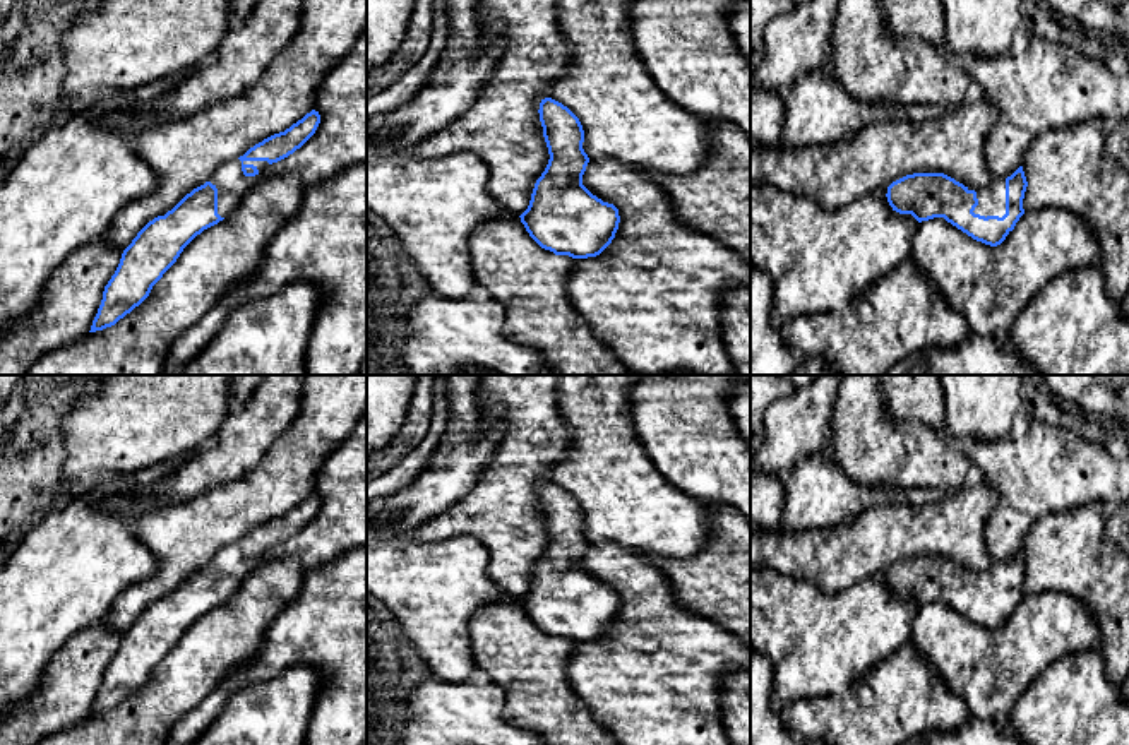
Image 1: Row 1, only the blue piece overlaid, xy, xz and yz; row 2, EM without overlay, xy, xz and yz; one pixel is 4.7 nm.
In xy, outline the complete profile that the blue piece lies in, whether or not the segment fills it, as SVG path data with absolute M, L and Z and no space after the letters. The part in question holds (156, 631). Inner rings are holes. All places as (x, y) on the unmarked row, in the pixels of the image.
M312 493L284 516L219 550L209 565L187 577L164 599L149 605L123 634L89 716L115 709L139 690L183 632L204 613L230 601L245 577L262 563L264 553L300 533L319 507L320 498Z

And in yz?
M1019 550L1007 562L994 562L980 570L968 570L944 557L913 557L887 570L887 586L899 598L911 598L918 606L944 601L947 606L977 625L990 630L1001 629L1024 598L1023 582L1028 565Z

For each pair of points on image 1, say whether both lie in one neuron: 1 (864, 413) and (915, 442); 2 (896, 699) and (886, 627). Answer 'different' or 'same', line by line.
1: same
2: different

